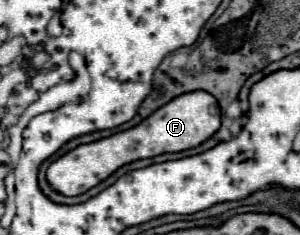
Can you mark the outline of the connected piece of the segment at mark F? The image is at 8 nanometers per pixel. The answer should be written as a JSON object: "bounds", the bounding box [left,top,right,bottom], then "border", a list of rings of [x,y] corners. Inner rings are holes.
{"bounds":[46,91,220,197],"border":[[[206,91],[184,93],[172,99],[170,103],[166,103],[164,107],[160,107],[158,111],[154,111],[140,125],[68,151],[48,167],[46,179],[50,187],[62,195],[68,197],[82,195],[90,191],[94,185],[98,185],[100,181],[104,181],[106,177],[110,177],[116,169],[120,169],[126,163],[132,163],[136,159],[156,157],[160,153],[178,153],[178,151],[198,147],[200,143],[210,139],[218,129],[220,129],[218,101]]]}

